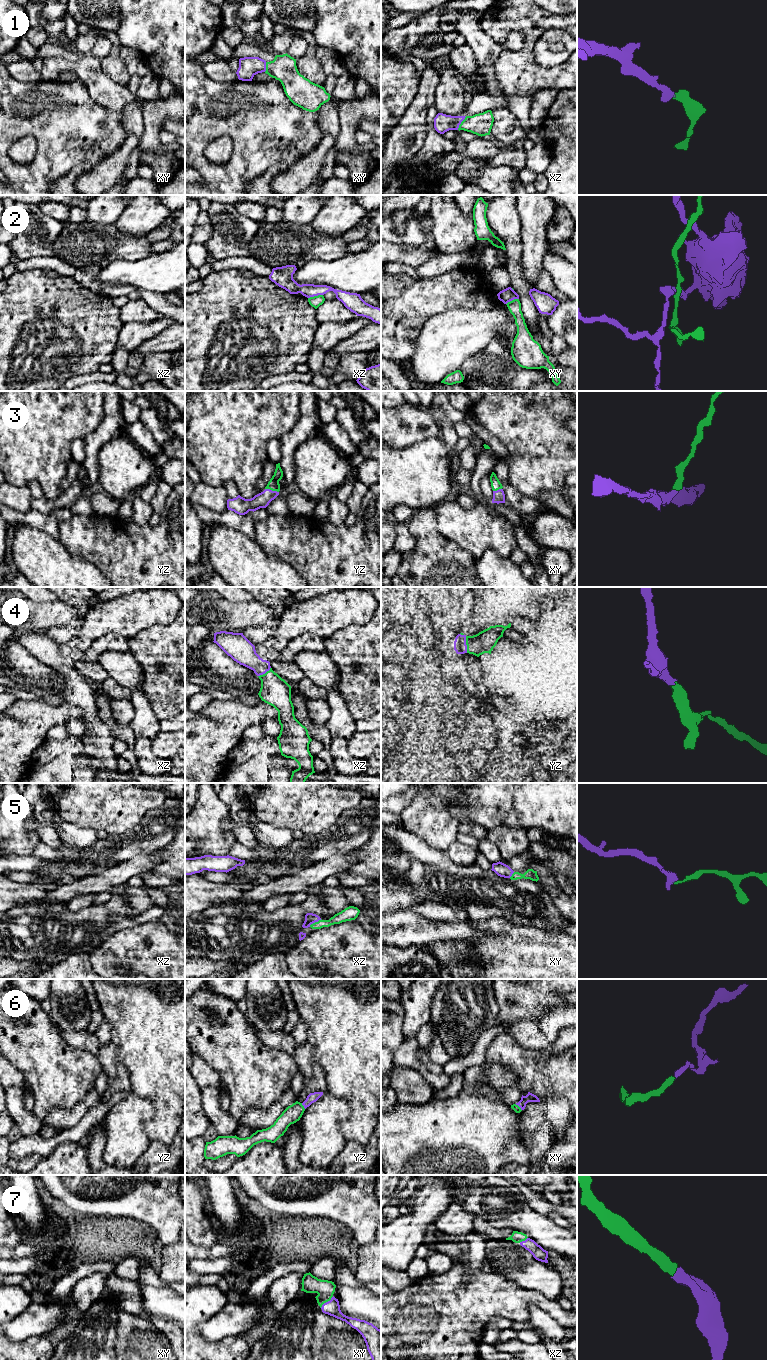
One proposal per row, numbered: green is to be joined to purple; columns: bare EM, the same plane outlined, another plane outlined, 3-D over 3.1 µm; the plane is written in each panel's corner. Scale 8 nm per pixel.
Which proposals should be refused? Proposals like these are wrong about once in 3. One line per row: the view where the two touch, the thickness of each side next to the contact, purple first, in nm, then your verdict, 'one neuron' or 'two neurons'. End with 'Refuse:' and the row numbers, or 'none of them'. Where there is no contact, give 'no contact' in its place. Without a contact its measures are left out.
1: meets purple in xz; 140 nm thick on the purple side, 180 nm on the other; one neuron
2: meets purple in xz; 120 nm thick on the purple side, 90 nm on the other; two neurons
3: meets purple in yz; 120 nm thick on the purple side, 90 nm on the other; one neuron
4: meets purple in yz; 100 nm thick on the purple side, 170 nm on the other; one neuron
5: meets purple in xz; 90 nm thick on the purple side, 100 nm on the other; one neuron
6: meets purple in xy; 70 nm thick on the purple side, 60 nm on the other; one neuron
7: meets purple in xy; 120 nm thick on the purple side, 150 nm on the other; one neuron
Refuse: 2

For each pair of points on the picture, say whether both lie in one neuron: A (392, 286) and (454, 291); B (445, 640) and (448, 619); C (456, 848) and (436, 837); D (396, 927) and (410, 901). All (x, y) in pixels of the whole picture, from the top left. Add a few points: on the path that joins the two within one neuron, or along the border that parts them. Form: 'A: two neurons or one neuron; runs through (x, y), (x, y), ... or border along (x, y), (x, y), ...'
A: one neuron; runs through (407, 291), (439, 291)
B: one neuron; runs through (445, 635), (445, 628), (448, 624)
C: two neurons; border along (455, 840), (446, 850)
D: two neurons; border along (413, 909), (391, 912)

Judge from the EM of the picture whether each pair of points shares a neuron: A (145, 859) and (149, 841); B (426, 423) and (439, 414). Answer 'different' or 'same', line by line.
A: different
B: different

